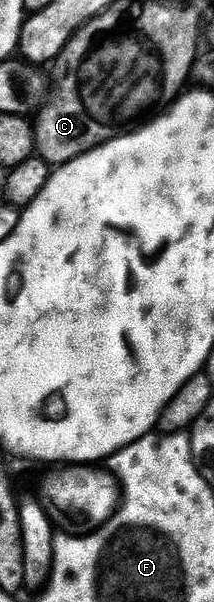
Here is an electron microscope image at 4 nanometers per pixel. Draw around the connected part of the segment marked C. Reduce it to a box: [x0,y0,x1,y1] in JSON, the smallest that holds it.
[34,26,100,165]

